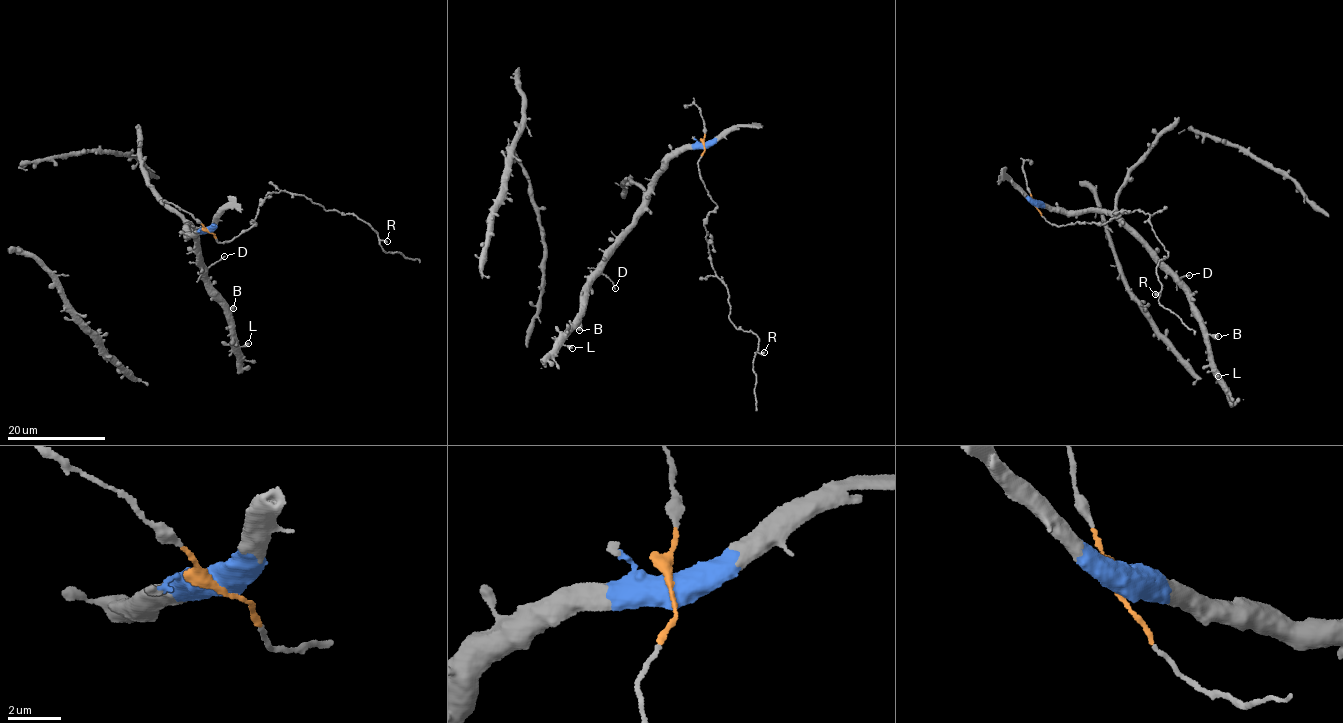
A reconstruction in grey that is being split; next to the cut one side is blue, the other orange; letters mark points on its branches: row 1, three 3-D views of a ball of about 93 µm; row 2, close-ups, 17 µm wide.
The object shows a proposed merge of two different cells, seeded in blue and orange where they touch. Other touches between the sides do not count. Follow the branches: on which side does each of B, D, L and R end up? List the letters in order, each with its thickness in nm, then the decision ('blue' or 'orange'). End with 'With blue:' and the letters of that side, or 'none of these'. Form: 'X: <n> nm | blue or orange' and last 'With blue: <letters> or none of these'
B: 600 nm | blue
D: 160 nm | blue
L: 440 nm | blue
R: 320 nm | orange
With blue: B, D, L

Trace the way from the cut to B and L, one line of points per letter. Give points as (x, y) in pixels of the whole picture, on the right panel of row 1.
B: (1035, 204), (1043, 202), (1067, 212), (1093, 211), (1113, 215), (1182, 290), (1208, 333), (1218, 337)
L: (1035, 204), (1040, 202), (1067, 212), (1093, 211), (1113, 215), (1182, 289), (1198, 317), (1210, 362), (1218, 375)

